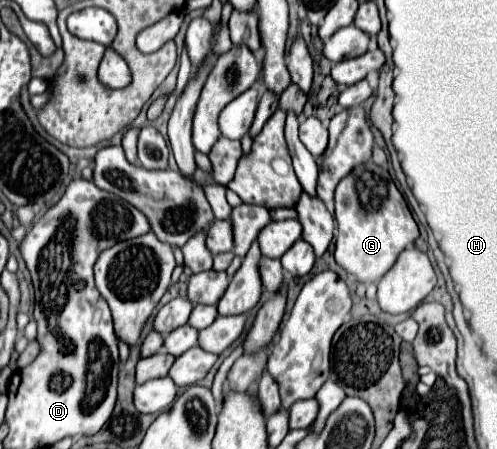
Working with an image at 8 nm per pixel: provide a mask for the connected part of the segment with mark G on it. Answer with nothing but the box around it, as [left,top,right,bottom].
[334,161,420,281]

